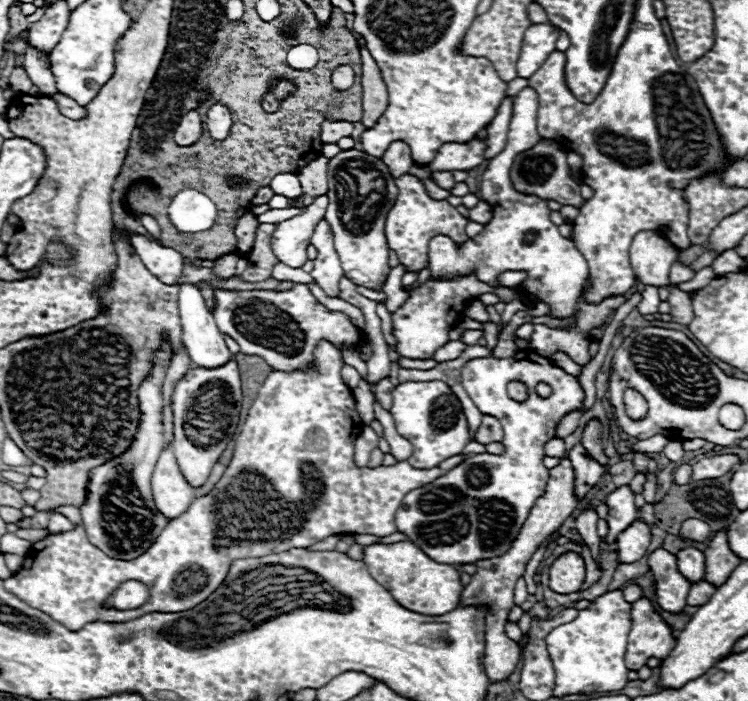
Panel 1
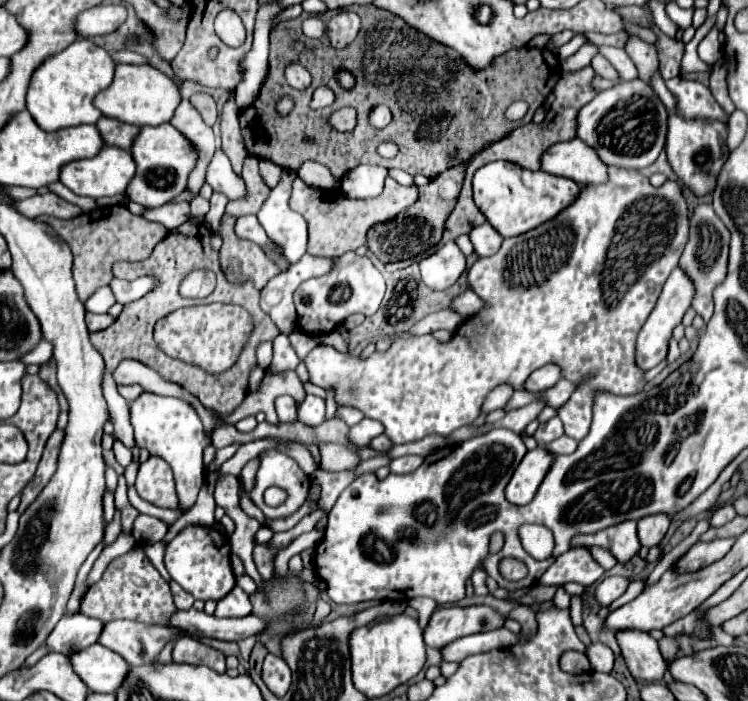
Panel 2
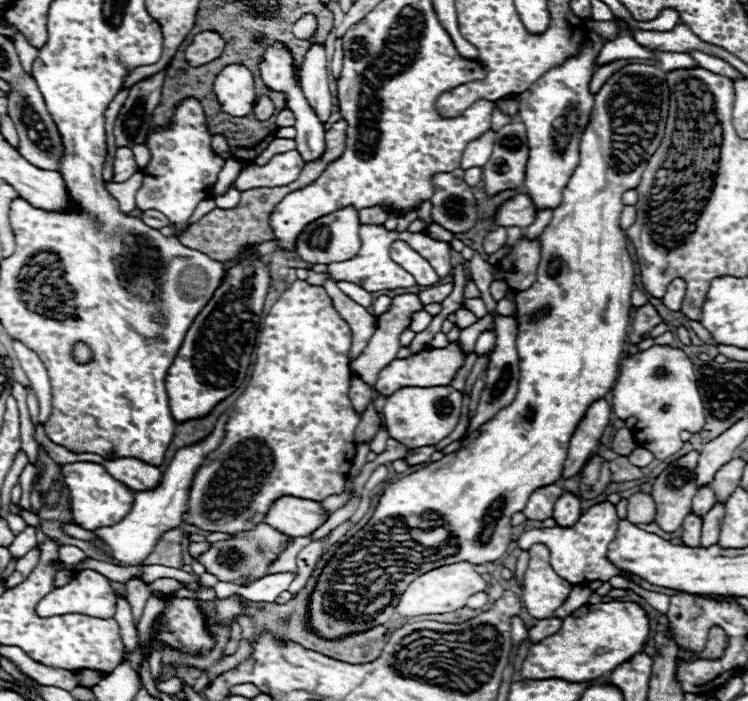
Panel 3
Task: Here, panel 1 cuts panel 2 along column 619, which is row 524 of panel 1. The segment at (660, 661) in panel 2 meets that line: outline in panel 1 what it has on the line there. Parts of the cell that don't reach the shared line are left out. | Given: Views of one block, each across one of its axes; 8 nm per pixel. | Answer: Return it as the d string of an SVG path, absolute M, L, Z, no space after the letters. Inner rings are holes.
M634 522L616 538L616 556L620 564L632 564L640 560L650 544L650 528L642 522Z

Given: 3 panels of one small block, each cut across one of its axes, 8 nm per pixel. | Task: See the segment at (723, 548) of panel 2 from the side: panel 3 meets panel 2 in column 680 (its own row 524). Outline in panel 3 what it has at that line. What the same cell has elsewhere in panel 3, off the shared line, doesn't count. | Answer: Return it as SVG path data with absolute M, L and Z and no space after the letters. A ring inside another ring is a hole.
M566 492L564 496L560 496L556 500L556 506L554 506L554 520L558 526L572 526L582 514L582 508L580 508L580 498Z

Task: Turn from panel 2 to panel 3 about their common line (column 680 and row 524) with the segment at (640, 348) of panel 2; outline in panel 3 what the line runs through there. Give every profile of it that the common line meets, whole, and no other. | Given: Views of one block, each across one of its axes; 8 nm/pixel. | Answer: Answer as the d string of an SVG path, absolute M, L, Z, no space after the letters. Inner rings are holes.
M284 496L272 502L266 514L266 522L288 534L288 536L308 536L320 524L324 524L324 514L318 502Z

